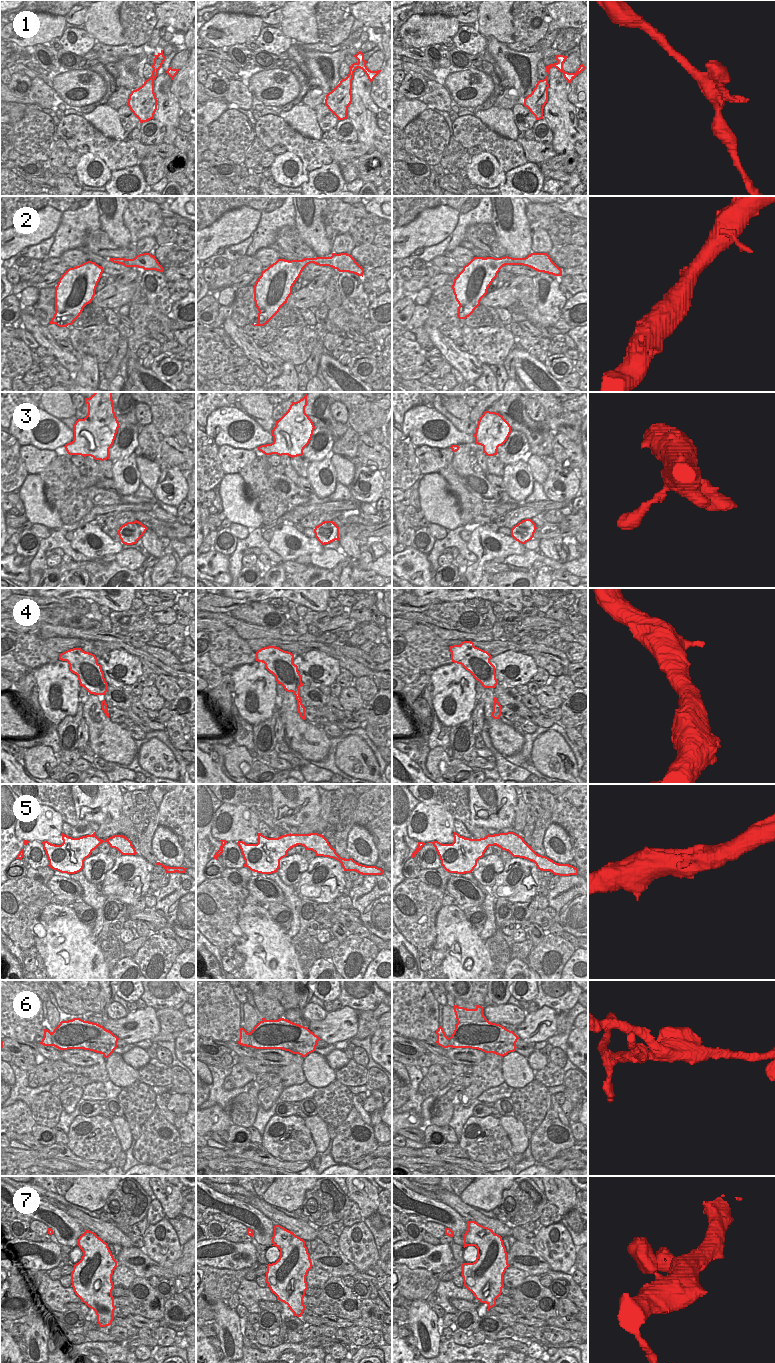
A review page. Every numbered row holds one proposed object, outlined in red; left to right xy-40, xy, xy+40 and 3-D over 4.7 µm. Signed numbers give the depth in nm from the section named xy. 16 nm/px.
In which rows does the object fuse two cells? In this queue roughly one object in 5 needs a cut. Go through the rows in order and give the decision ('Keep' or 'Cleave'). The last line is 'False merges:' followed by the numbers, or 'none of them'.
1: Keep
2: Keep
3: Keep
4: Keep
5: Keep
6: Cleave
7: Keep
False merges: 6.

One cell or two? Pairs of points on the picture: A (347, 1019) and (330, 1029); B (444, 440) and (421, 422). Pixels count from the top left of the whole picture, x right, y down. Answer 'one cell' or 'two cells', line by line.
A: one cell
B: one cell

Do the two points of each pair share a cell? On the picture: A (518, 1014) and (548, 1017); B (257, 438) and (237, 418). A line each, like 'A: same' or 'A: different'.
A: different
B: same

